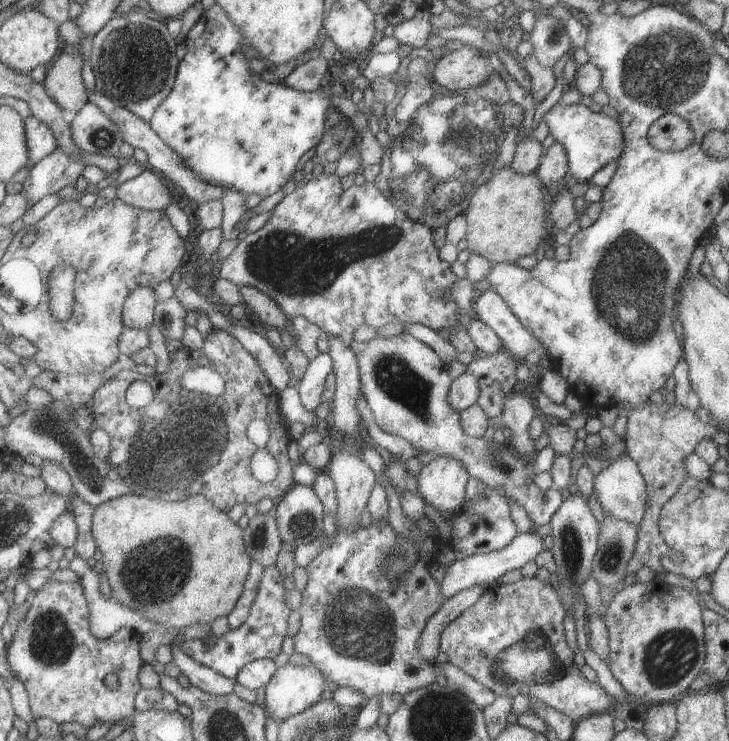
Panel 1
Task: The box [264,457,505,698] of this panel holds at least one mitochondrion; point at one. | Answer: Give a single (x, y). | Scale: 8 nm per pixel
(355, 624)

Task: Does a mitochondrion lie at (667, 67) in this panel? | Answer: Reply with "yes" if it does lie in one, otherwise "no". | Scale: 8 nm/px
yes

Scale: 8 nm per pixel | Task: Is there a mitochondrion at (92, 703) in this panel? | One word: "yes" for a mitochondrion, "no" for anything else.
no

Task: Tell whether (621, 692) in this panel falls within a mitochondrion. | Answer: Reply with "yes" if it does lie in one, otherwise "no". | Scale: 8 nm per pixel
no

